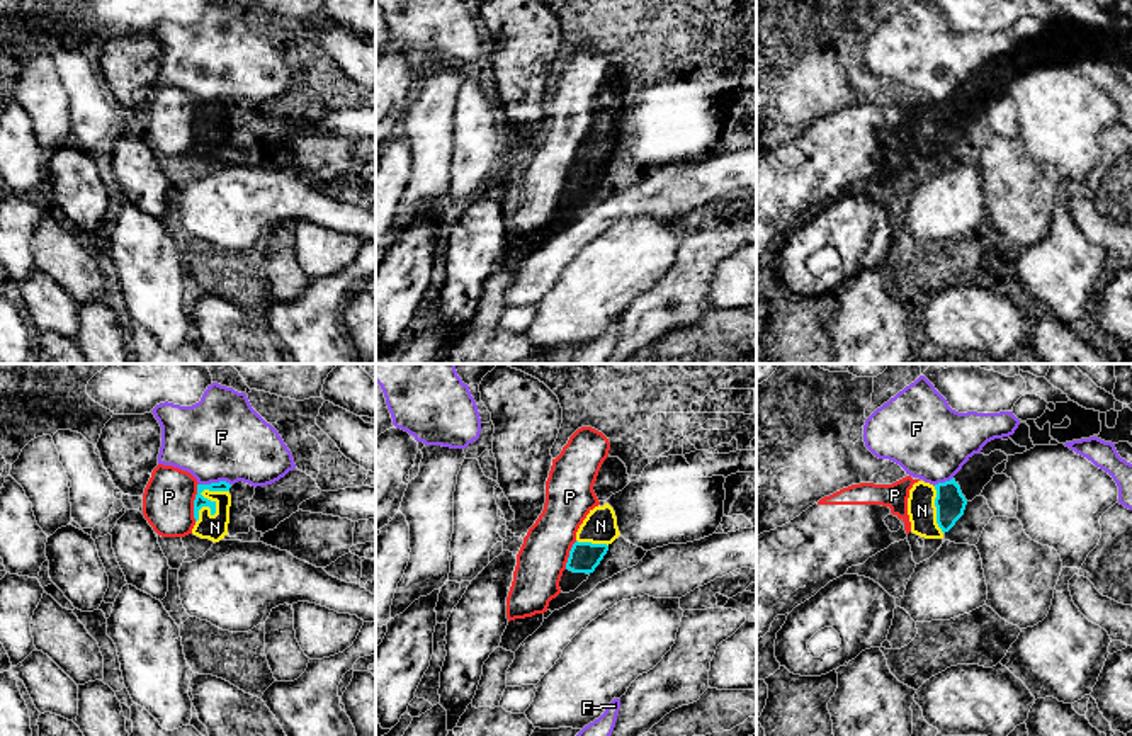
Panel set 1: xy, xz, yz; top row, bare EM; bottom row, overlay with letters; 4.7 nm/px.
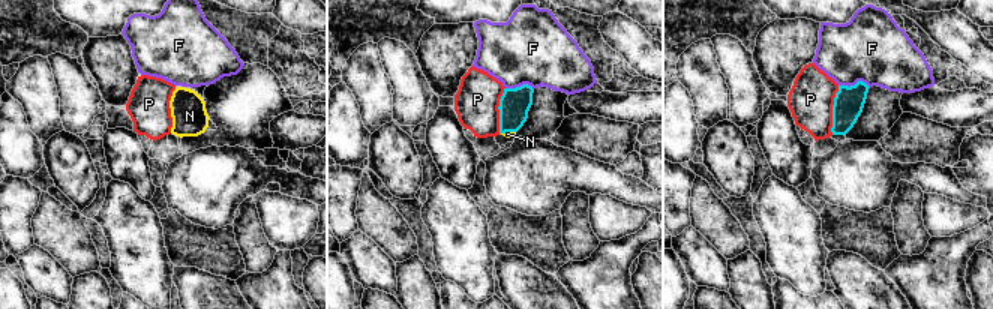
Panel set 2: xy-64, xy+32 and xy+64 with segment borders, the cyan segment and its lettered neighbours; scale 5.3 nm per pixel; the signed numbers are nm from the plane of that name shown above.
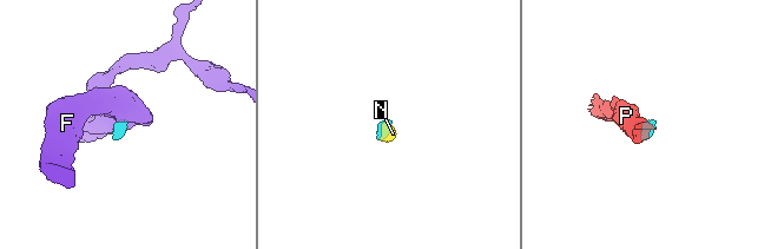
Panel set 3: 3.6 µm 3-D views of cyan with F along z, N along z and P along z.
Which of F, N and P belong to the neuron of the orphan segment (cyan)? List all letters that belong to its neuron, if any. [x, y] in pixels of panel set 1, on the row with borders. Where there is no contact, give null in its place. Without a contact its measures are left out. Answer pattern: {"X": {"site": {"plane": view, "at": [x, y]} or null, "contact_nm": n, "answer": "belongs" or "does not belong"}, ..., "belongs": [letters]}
{"F": {"site": {"plane": "xy", "at": [215, 483]}, "contact_nm": 150, "answer": "does not belong"}, "N": {"site": {"plane": "xy", "at": [213, 502]}, "contact_nm": 220, "answer": "belongs"}, "P": {"site": {"plane": "xy", "at": [194, 502]}, "contact_nm": 180, "answer": "does not belong"}, "belongs": ["N"]}

